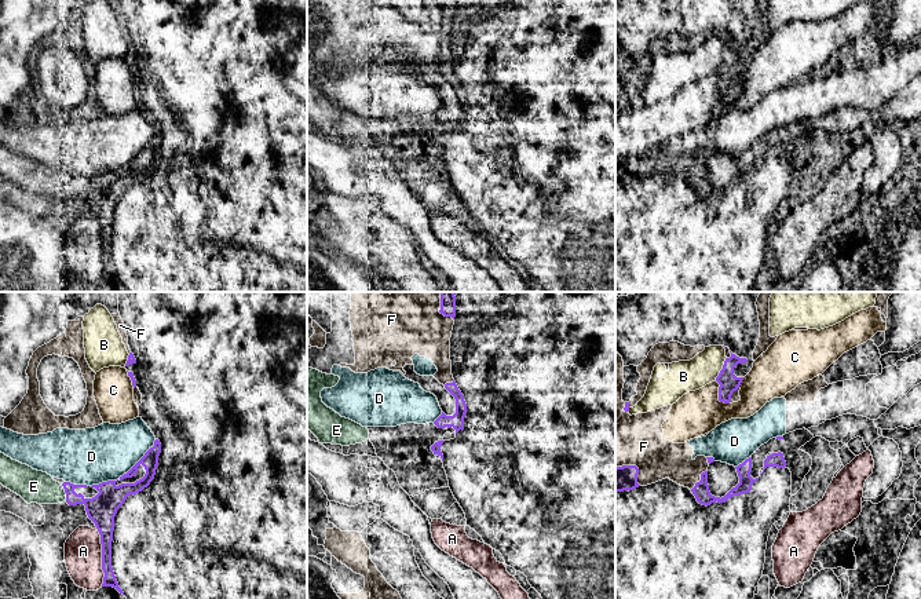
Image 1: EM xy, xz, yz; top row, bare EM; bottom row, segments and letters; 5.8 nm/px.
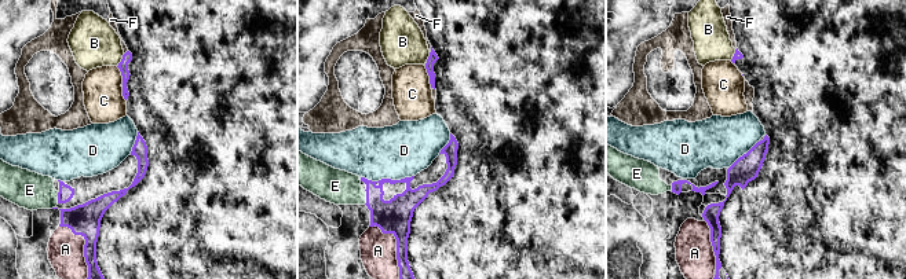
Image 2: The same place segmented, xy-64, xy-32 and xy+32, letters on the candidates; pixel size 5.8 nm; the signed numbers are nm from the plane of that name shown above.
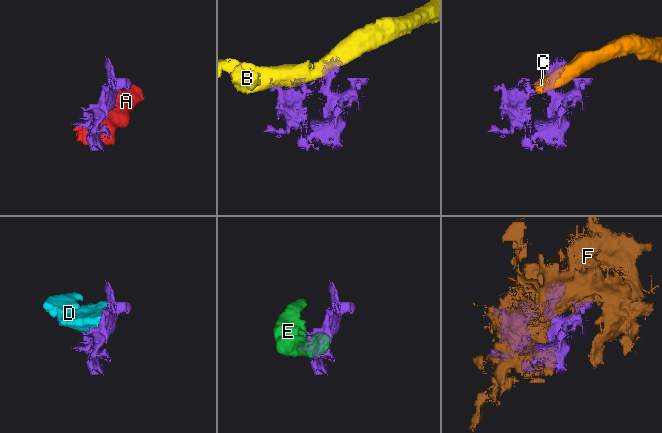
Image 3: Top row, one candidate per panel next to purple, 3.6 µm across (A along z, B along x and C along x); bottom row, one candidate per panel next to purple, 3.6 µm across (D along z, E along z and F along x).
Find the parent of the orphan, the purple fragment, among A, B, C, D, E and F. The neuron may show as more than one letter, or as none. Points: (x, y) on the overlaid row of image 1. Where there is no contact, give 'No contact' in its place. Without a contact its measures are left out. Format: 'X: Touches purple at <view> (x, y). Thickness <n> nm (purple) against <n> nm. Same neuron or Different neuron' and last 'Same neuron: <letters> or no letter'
A: Touches purple at xy (102, 558). Thickness 140 nm (purple) against 220 nm. Different neuron
B: Touches purple at yz (723, 368). Thickness 110 nm (purple) against 190 nm. Different neuron
C: Touches purple at yz (719, 395). Thickness 110 nm (purple) against 260 nm. Different neuron
D: Touches purple at xy (123, 475). Thickness 170 nm (purple) against 320 nm. Different neuron
E: Touches purple at xy (65, 492). Thickness 170 nm (purple) against 190 nm. Different neuron
F: Touches purple at yz (700, 481). Thickness 100 nm (purple) against 220 nm. Different neuron
Same neuron: no letter

